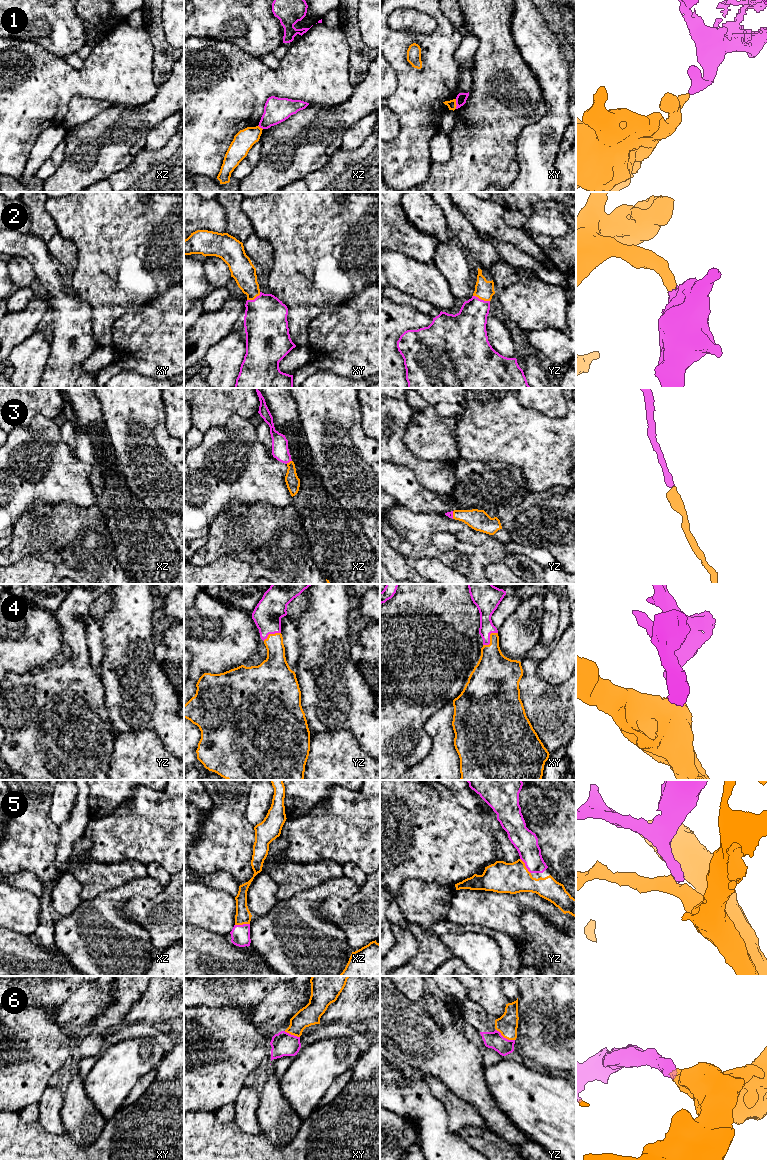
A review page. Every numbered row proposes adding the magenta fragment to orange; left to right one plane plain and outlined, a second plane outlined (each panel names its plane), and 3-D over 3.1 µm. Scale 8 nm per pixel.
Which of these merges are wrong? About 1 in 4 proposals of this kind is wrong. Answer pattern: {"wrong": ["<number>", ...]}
{"wrong": ["1"]}

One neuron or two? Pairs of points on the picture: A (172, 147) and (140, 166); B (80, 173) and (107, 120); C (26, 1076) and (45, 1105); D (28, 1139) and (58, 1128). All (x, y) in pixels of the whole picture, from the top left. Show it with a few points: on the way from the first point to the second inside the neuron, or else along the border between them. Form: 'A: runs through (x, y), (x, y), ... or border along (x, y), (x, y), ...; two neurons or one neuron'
A: runs through (163, 154), (155, 157), (146, 157); one neuron
B: runs through (87, 160), (97, 147), (97, 143), (106, 133); one neuron
C: border along (47, 1085), (37, 1104); two neurons
D: border along (38, 1122), (51, 1133), (65, 1133); two neurons

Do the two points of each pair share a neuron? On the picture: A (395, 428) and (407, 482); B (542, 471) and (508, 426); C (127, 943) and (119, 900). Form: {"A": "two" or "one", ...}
{"A": "two", "B": "one", "C": "one"}

